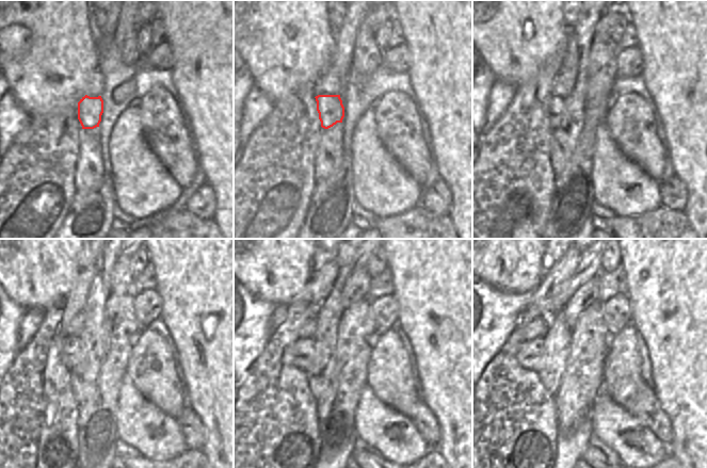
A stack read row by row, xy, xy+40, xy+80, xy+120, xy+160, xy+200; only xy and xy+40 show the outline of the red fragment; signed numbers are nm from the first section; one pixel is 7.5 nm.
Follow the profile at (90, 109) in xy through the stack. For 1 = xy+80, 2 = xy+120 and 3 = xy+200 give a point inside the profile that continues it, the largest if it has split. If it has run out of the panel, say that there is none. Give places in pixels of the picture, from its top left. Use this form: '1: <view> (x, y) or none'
1: xy+80 (556, 106)
2: xy+120 (70, 344)
3: xy+200 (530, 354)

